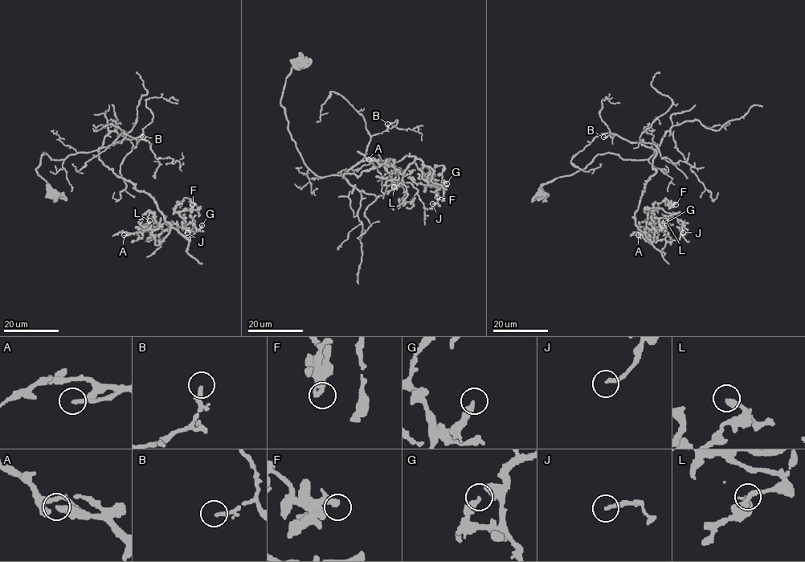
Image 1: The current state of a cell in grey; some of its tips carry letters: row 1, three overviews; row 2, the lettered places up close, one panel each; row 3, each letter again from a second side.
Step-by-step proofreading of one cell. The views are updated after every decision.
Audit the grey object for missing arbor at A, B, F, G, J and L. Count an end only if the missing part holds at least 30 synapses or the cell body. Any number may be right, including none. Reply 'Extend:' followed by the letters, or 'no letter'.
Extend: no letter

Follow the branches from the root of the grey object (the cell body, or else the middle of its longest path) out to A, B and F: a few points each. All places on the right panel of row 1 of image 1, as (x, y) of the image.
A: (541, 194), (598, 154), (647, 159), (655, 150), (635, 213), (652, 244), (647, 230), (638, 235)
B: (541, 194), (543, 185), (583, 169), (598, 154), (647, 159), (656, 153), (616, 135), (603, 137)
F: (541, 194), (598, 154), (647, 159), (655, 150), (635, 225), (651, 241), (657, 204), (676, 204)

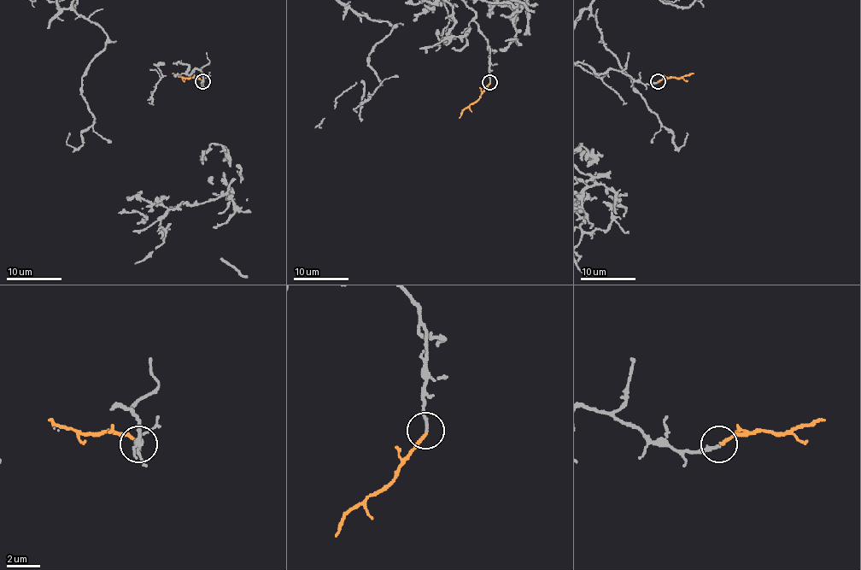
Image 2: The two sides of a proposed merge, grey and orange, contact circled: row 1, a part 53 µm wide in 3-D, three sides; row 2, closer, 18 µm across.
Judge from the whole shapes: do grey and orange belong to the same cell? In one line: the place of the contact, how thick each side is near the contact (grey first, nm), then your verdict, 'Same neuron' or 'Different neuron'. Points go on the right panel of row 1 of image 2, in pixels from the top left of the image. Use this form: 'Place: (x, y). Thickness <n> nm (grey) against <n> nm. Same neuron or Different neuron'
Place: (658, 81). Thickness 160 nm (grey) against 180 nm. Same neuron

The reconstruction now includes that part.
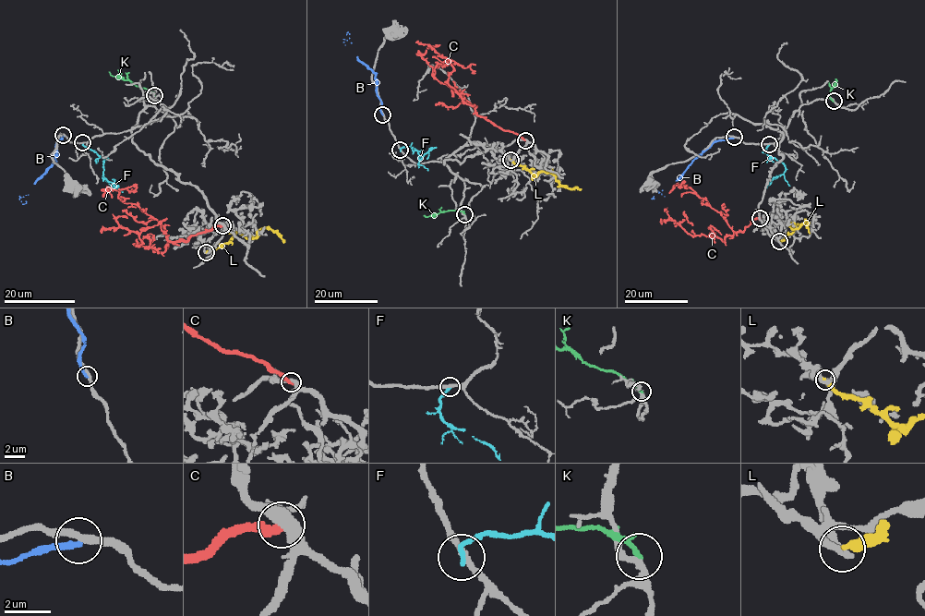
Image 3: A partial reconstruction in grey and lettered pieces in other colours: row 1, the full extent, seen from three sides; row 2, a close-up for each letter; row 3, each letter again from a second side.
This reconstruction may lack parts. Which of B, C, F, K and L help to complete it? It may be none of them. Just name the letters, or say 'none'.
none

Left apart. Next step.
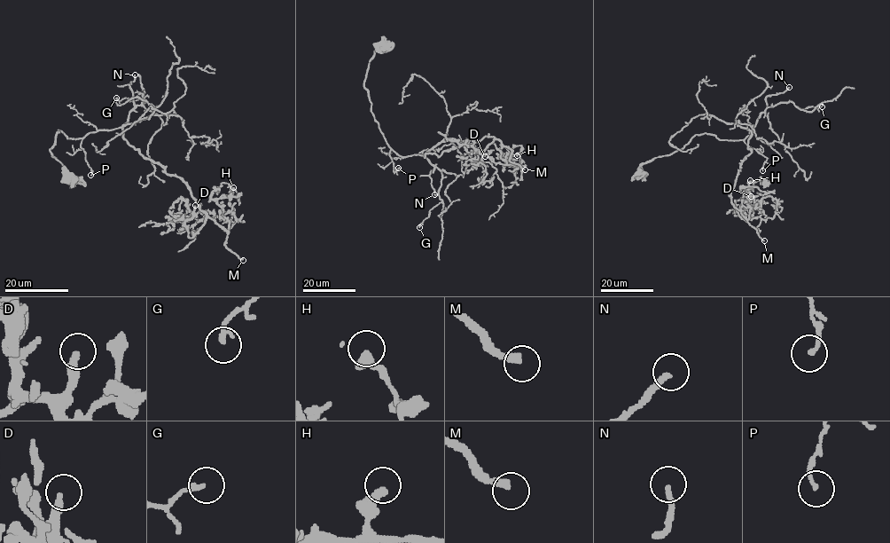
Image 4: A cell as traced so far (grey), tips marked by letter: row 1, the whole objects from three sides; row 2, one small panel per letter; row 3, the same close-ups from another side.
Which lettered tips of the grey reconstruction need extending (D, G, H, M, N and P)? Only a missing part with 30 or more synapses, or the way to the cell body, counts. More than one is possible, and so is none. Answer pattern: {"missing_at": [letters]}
{"missing_at": ["D", "M", "N"]}

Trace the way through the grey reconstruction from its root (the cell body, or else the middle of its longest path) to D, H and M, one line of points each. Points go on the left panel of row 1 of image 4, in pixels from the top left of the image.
D: (71, 178), (50, 151), (56, 134), (121, 127), (206, 214), (190, 237), (195, 205)
H: (71, 178), (50, 151), (56, 134), (82, 138), (121, 127), (227, 233), (217, 200), (238, 197), (233, 187)
M: (71, 178), (50, 151), (56, 134), (82, 138), (121, 127), (129, 145), (186, 184), (243, 260)

